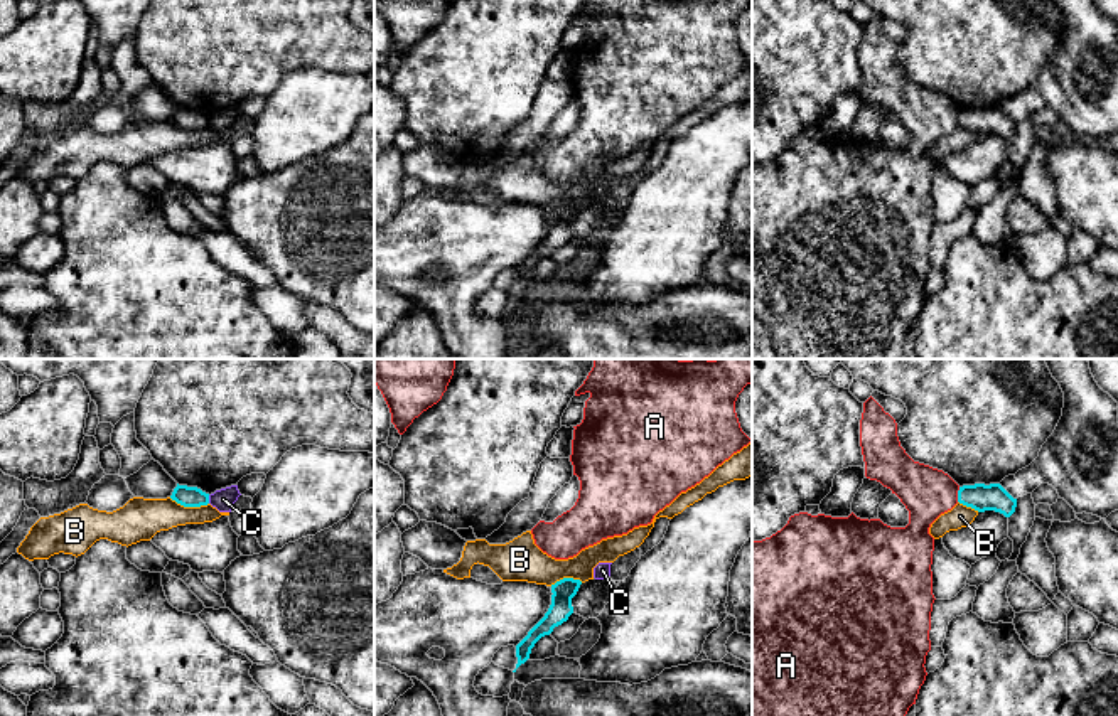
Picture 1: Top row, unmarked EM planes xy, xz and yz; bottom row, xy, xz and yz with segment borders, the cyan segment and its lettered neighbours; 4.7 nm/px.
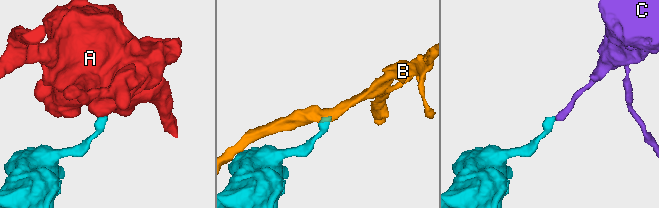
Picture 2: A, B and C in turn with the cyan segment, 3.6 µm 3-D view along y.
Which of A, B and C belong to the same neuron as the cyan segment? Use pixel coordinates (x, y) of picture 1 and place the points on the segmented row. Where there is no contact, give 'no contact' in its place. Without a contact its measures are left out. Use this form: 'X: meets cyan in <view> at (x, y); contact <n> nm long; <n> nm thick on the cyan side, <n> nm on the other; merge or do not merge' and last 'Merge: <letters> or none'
A: meets cyan in yz at (958, 494); contact 70 nm long; 130 nm thick on the cyan side, 240 nm on the other; do not merge
B: meets cyan in xy at (189, 506); contact 190 nm long; 100 nm thick on the cyan side, 200 nm on the other; do not merge
C: meets cyan in xy at (208, 499); contact 40 nm long; 100 nm thick on the cyan side, 100 nm on the other; do not merge
Merge: none

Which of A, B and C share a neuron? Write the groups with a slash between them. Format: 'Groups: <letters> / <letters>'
Groups: A / B / C

